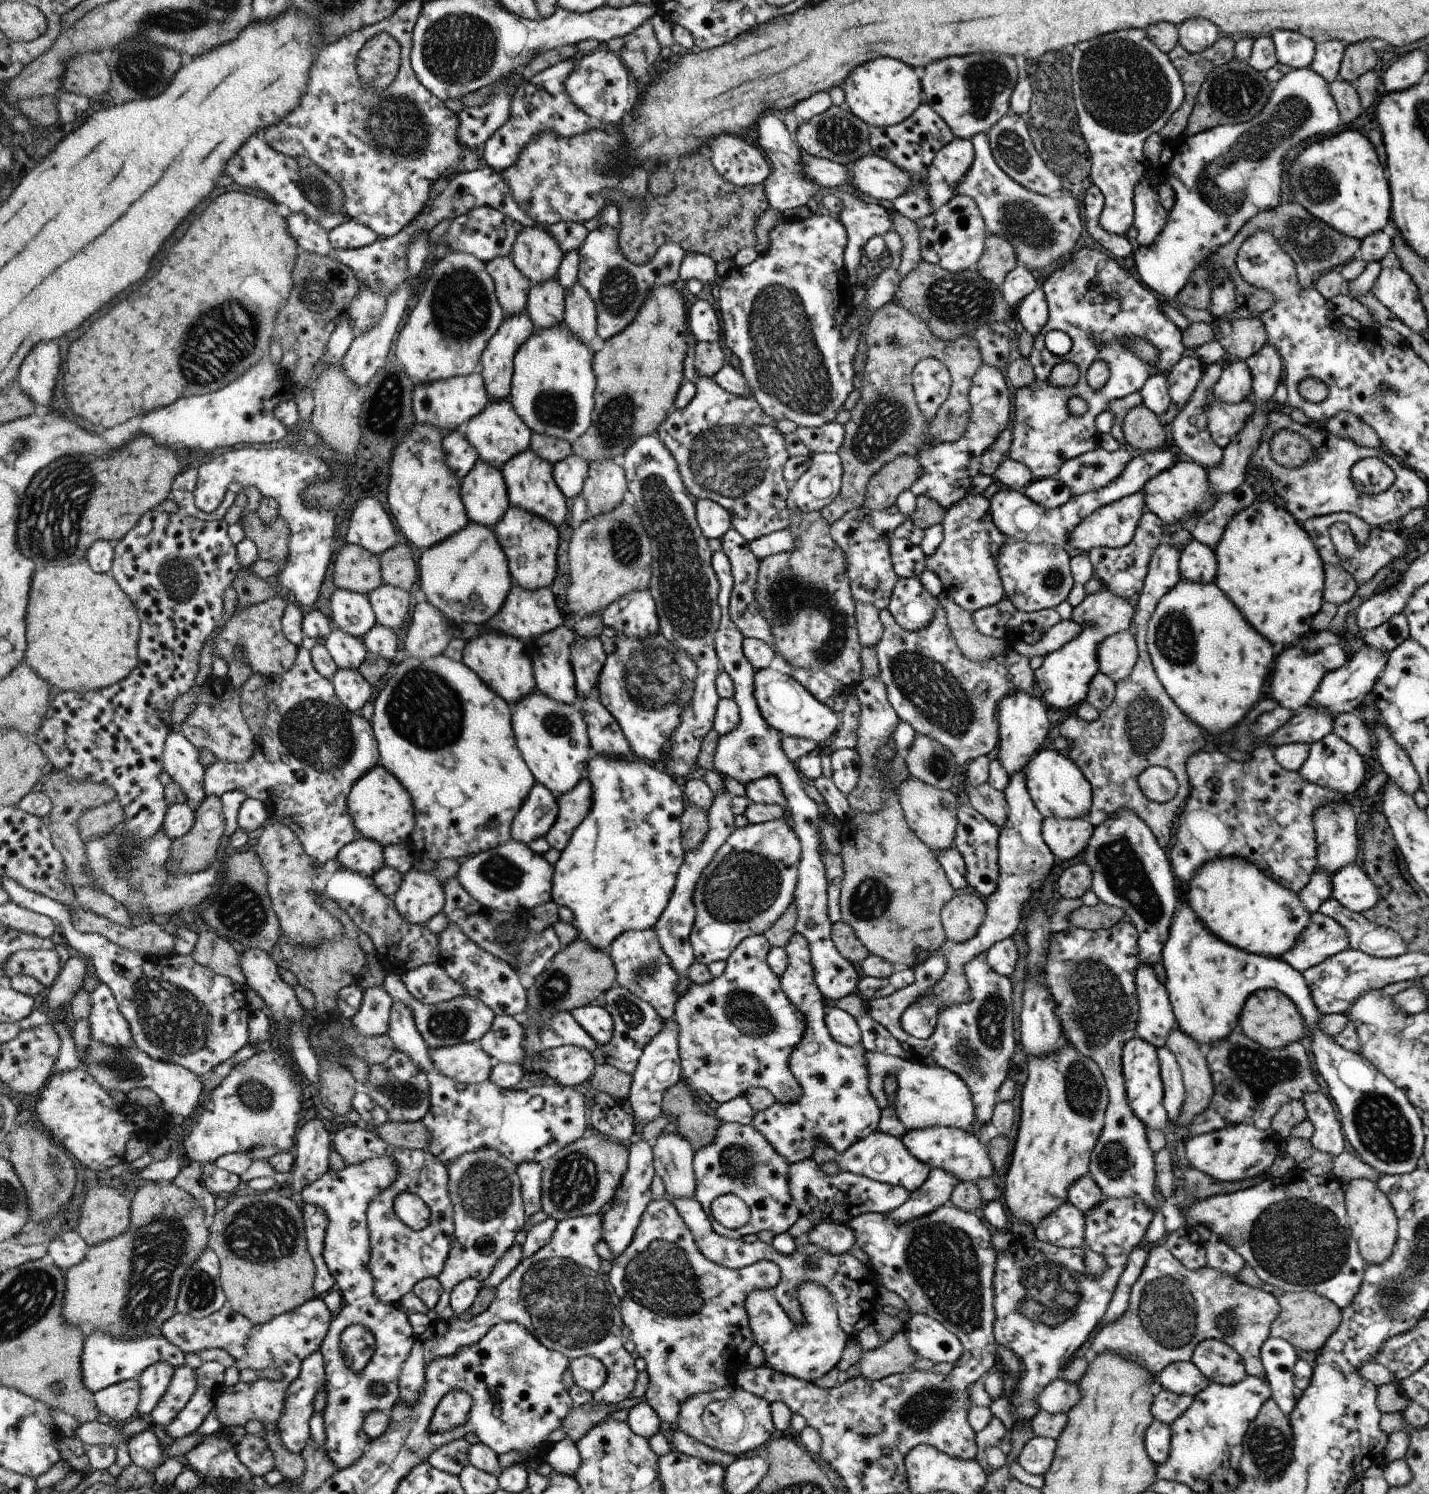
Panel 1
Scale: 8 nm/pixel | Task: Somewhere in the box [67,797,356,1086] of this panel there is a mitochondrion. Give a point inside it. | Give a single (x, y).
(172, 1019)

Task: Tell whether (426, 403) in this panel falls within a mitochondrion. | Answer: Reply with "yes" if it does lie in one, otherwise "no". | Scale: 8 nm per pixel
no

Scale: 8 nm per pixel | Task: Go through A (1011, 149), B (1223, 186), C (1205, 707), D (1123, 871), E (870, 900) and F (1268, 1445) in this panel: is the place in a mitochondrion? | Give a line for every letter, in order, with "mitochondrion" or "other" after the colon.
A: mitochondrion
B: mitochondrion
C: other
D: mitochondrion
E: mitochondrion
F: mitochondrion

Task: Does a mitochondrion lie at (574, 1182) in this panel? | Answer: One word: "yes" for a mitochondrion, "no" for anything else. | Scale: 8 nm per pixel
yes

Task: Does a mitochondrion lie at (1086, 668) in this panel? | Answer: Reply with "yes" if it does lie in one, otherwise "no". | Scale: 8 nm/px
no

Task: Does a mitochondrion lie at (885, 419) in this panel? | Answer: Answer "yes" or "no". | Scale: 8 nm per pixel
yes

